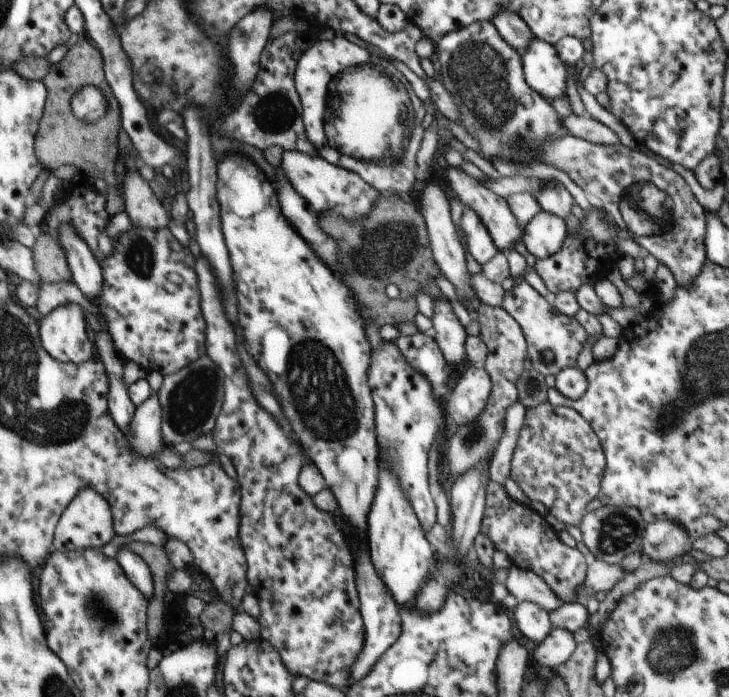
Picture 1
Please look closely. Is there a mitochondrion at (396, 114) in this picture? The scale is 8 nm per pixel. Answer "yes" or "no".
yes

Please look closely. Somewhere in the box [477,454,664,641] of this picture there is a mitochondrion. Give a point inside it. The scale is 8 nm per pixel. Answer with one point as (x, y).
(617, 529)

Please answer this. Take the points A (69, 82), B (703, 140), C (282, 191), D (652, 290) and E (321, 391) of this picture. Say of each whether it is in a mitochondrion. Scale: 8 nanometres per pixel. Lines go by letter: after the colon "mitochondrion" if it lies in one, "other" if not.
A: mitochondrion
B: other
C: other
D: other
E: mitochondrion

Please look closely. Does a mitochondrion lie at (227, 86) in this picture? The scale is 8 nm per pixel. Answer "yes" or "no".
no

